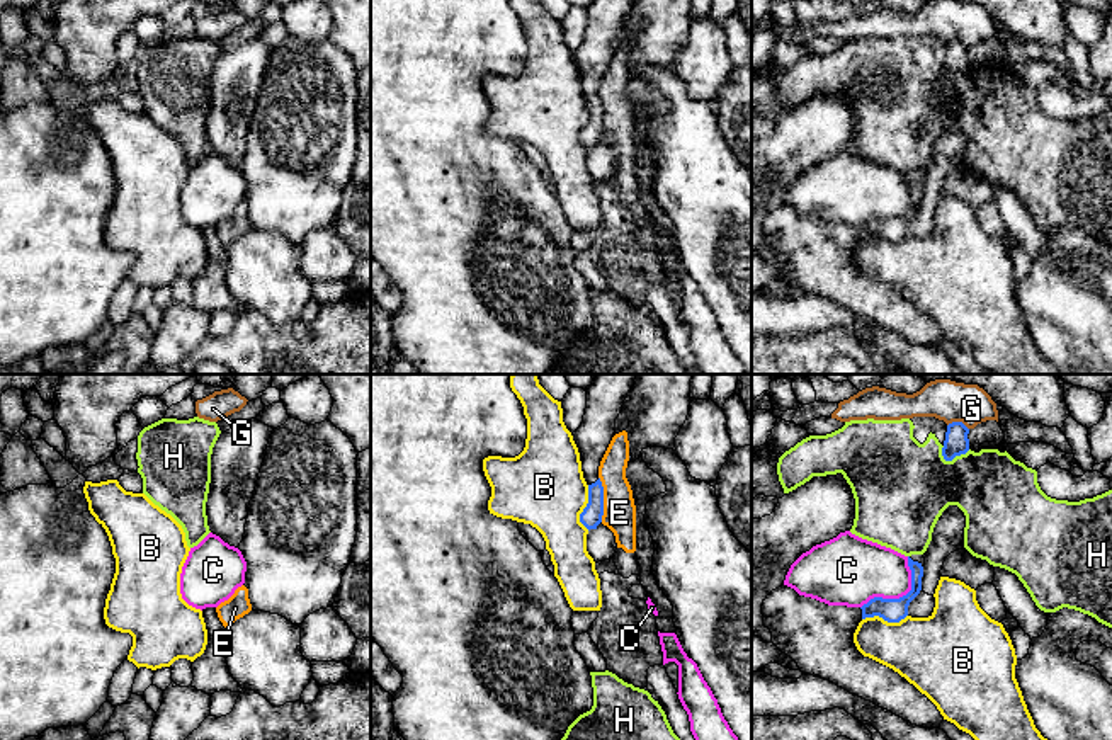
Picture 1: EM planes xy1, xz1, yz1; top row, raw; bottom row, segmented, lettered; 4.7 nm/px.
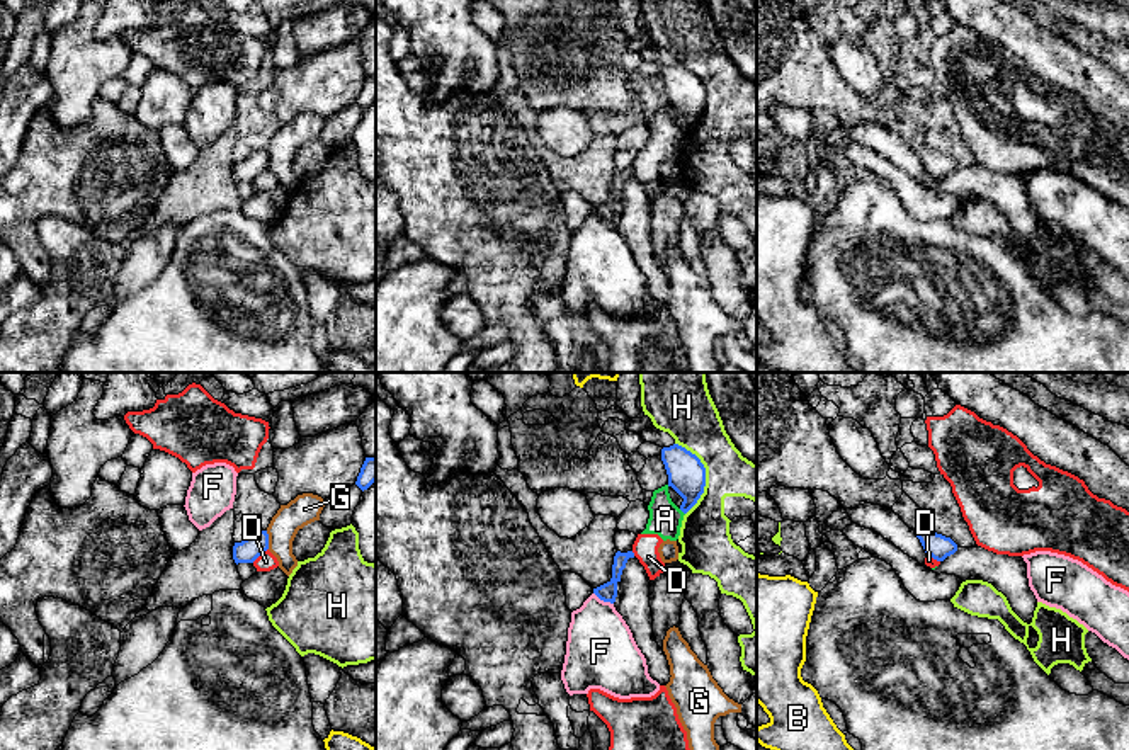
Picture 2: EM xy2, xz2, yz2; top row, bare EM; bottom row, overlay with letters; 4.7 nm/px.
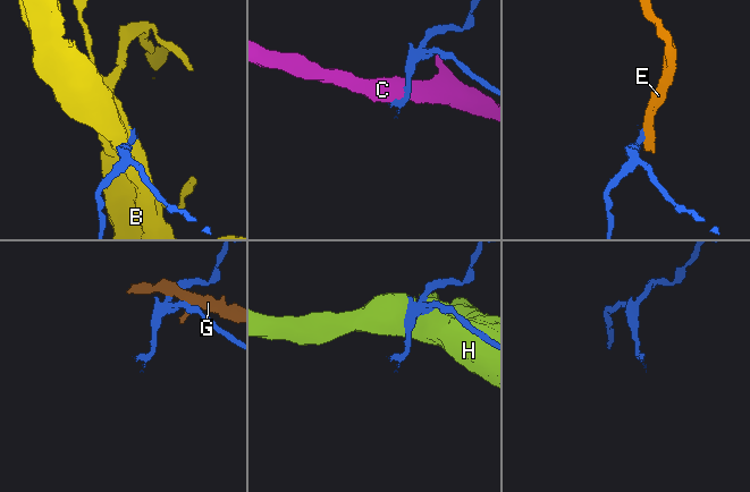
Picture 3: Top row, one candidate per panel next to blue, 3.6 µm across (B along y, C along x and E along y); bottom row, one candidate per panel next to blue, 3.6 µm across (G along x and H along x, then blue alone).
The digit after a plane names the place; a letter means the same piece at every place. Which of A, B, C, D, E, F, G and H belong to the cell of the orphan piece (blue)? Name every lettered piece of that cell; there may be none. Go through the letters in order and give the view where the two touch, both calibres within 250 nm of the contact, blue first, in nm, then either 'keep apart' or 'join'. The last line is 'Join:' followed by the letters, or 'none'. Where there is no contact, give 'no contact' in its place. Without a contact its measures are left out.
A: xz2 | 180/160 nm | keep apart
B: xz1 | 100/380 nm | keep apart
C: yz1 | 110/300 nm | keep apart
D: xy2 | 110/90 nm | keep apart
E: xz1 | 100/160 nm | keep apart
F: xz2 | 90/340 nm | keep apart
G: yz1 | 120/190 nm | keep apart
H: xz2 | 180/240 nm | keep apart
Join: none

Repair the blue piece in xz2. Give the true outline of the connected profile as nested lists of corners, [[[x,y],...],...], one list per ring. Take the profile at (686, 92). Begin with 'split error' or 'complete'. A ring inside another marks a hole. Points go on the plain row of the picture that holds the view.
complete | [[[678,63],[663,66],[661,80],[668,94],[668,105],[684,117],[680,129],[687,133],[704,112],[706,87],[695,73]]]

